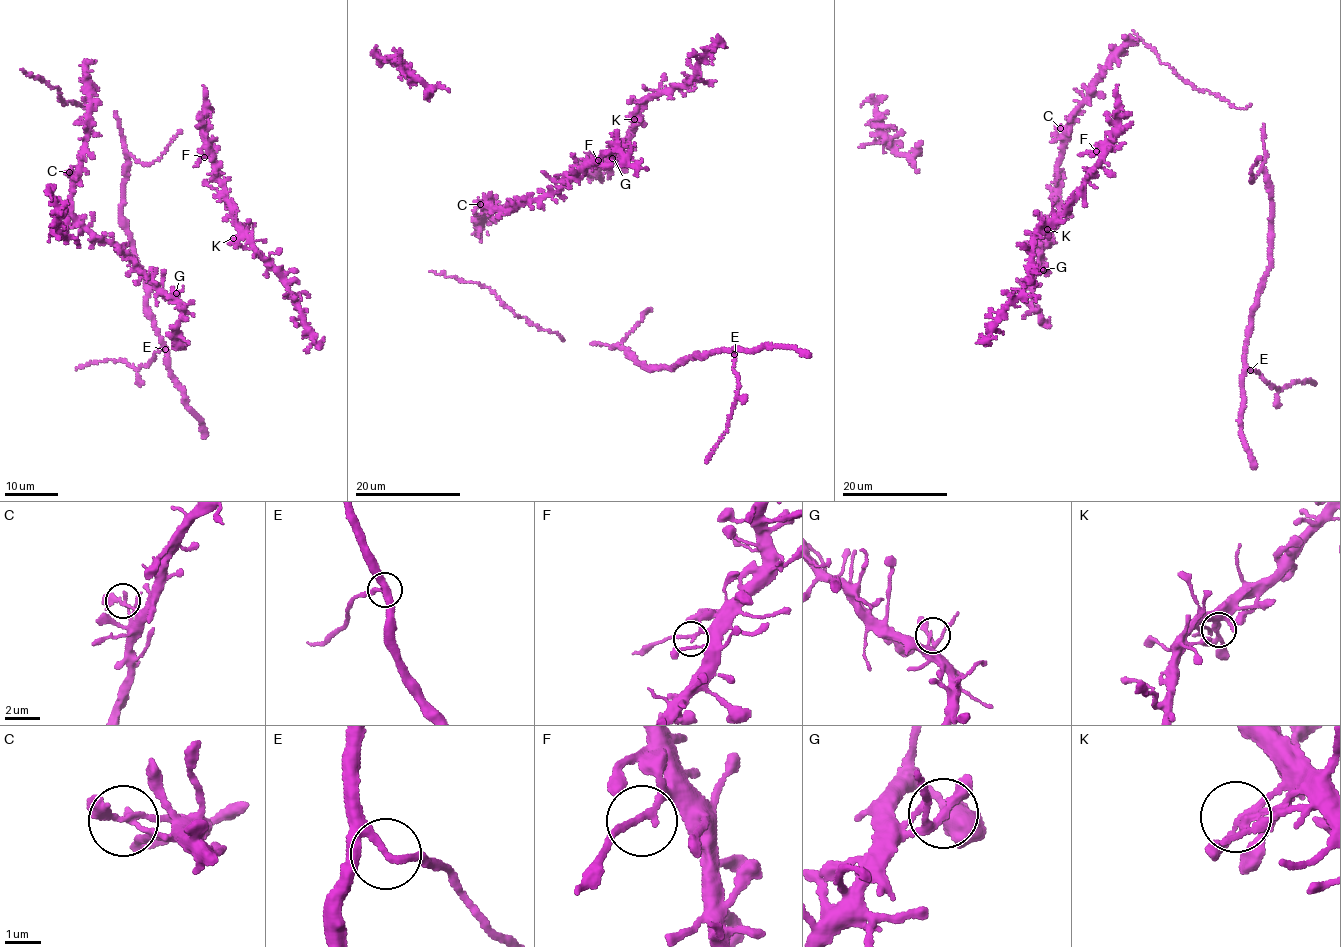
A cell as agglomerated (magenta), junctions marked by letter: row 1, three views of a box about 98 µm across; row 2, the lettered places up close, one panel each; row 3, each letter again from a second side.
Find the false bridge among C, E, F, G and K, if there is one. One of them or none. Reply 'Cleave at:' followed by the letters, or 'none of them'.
Cleave at: none of them

